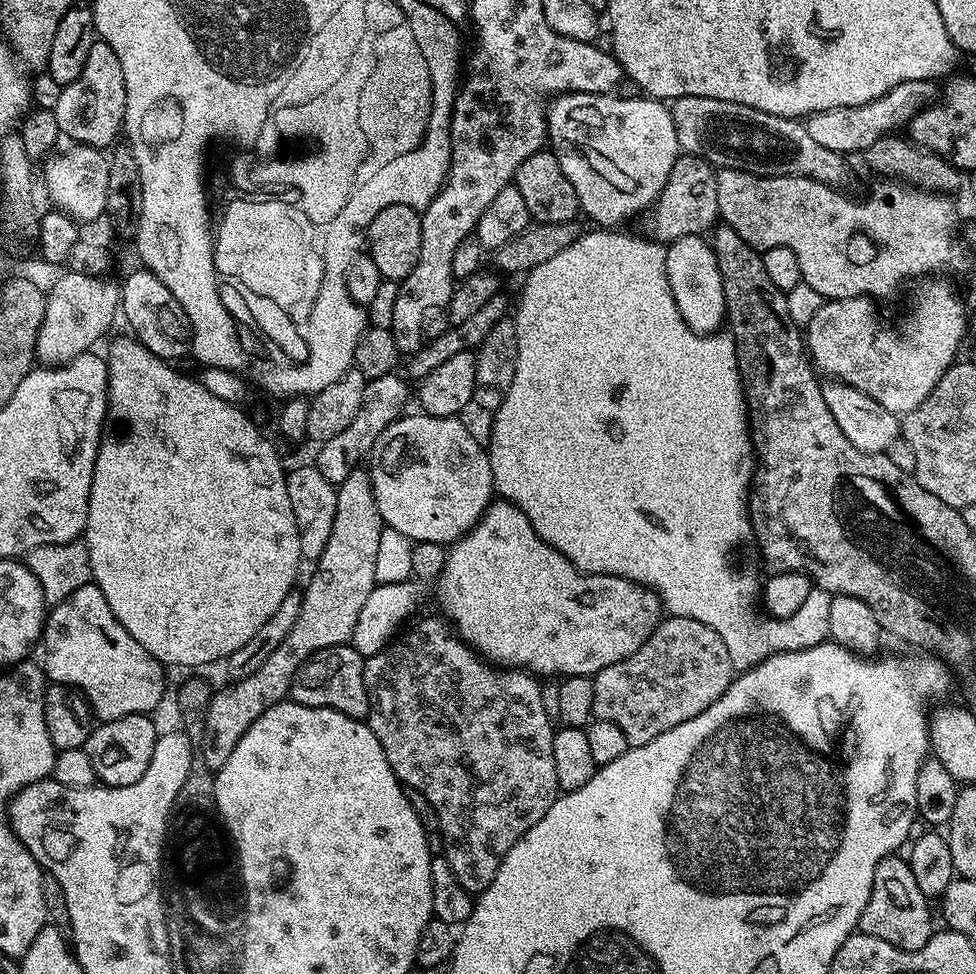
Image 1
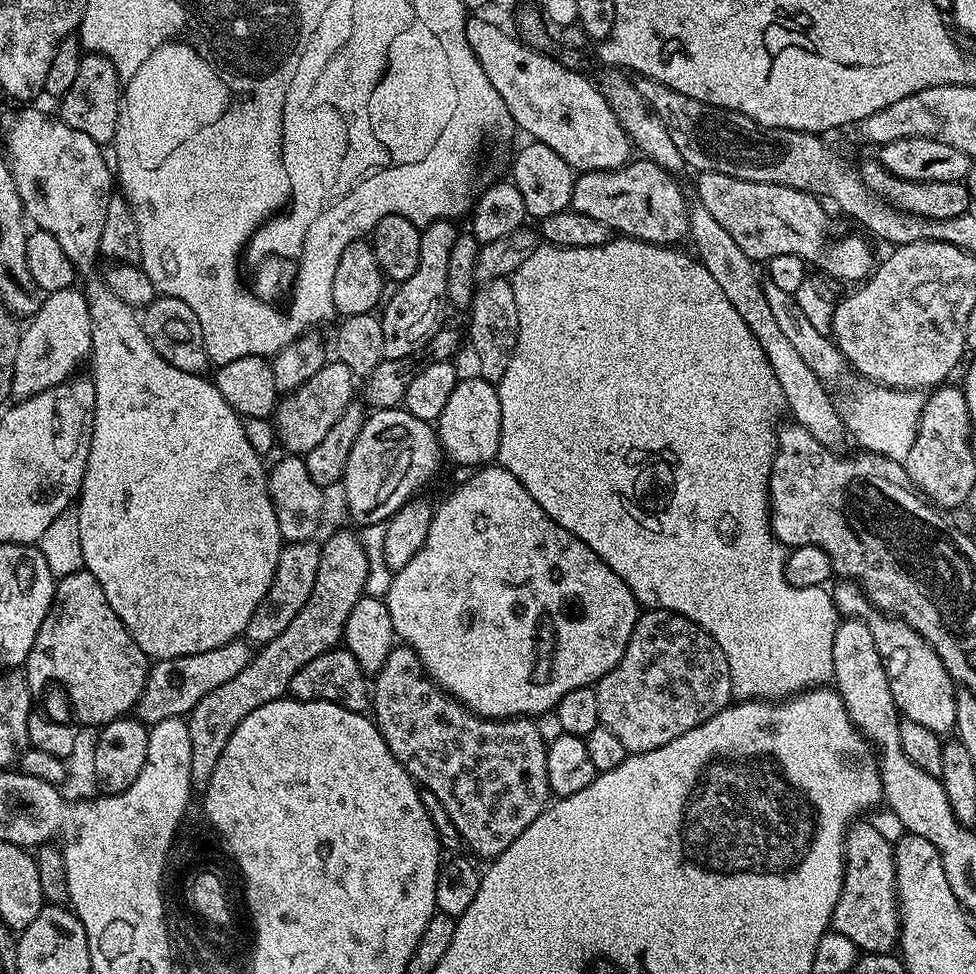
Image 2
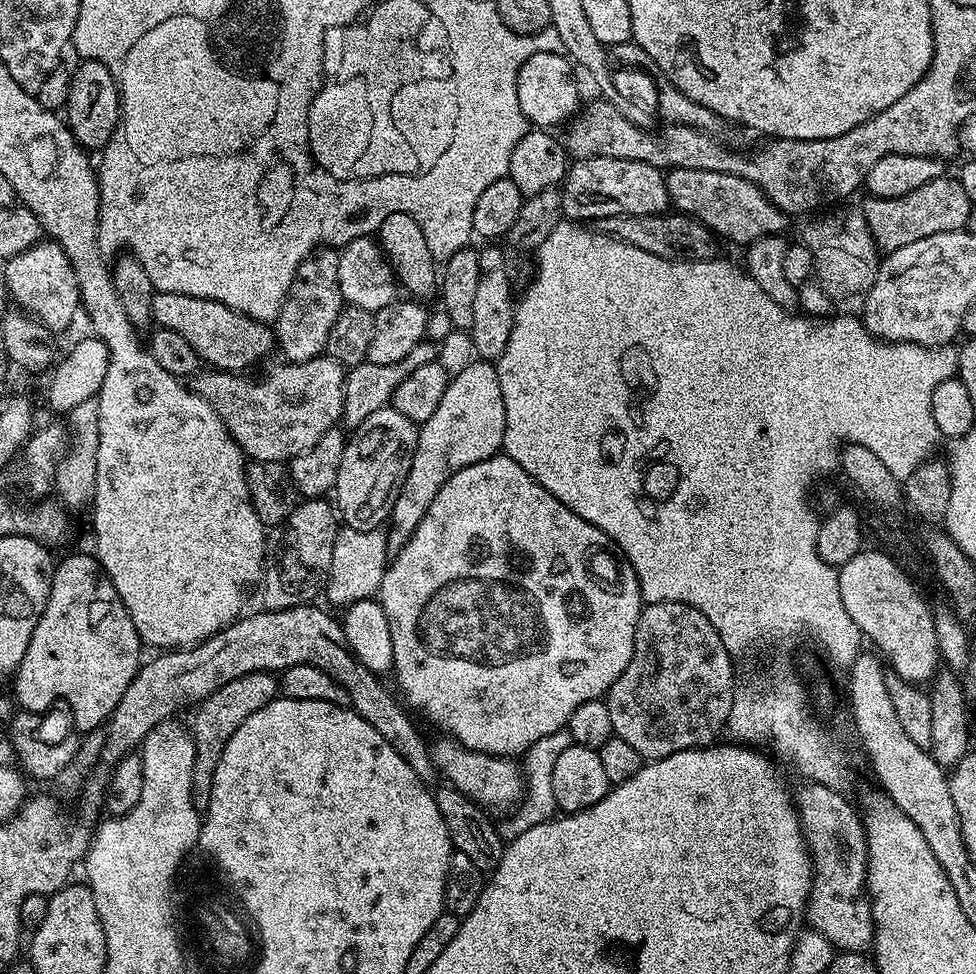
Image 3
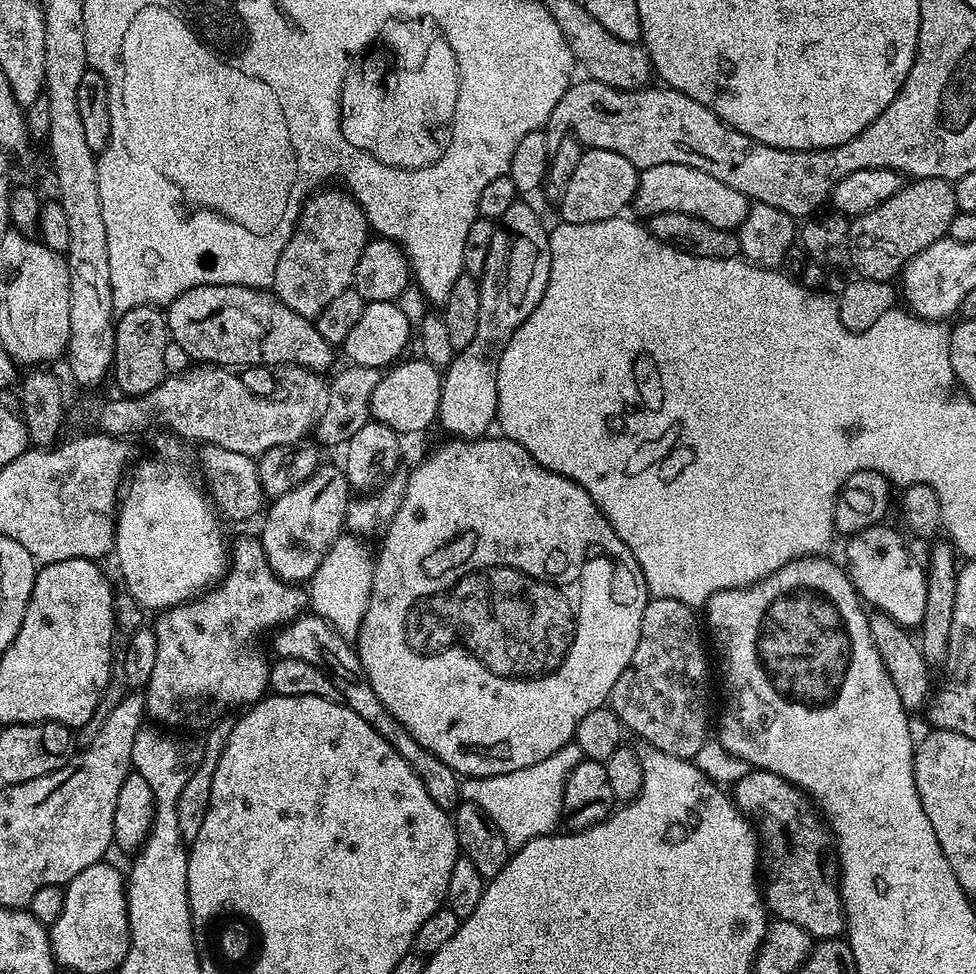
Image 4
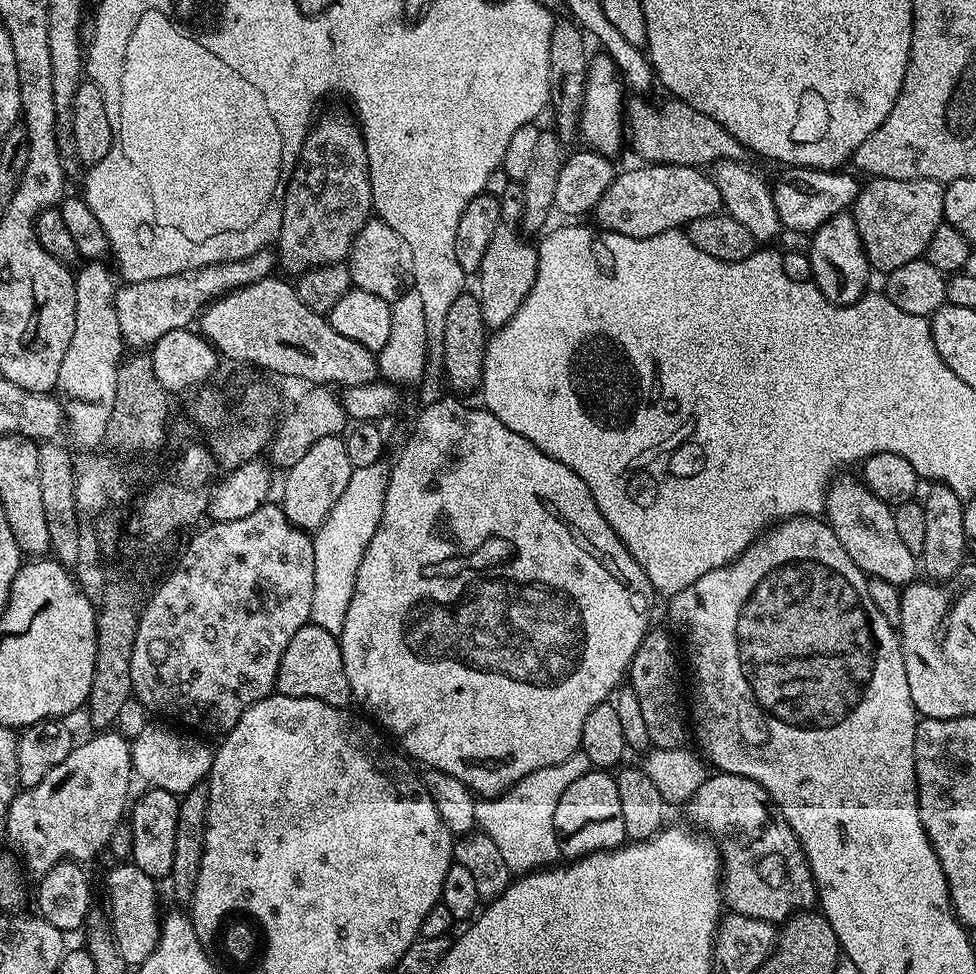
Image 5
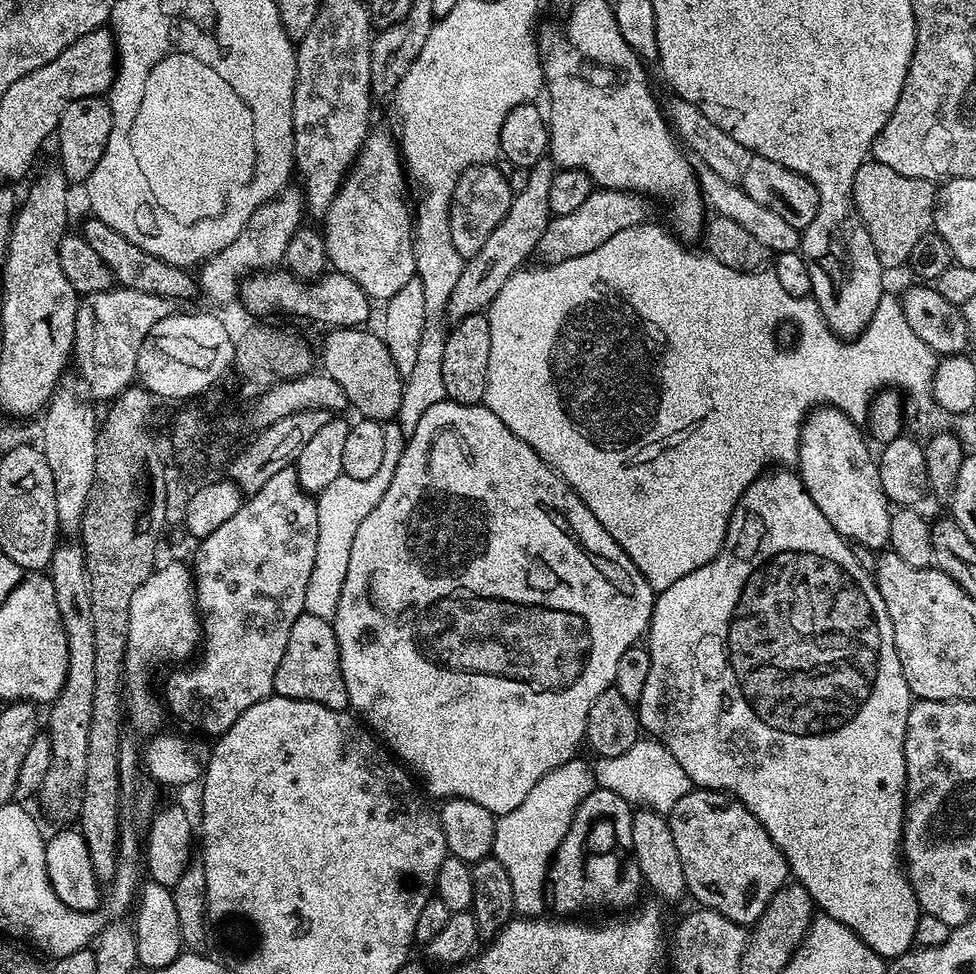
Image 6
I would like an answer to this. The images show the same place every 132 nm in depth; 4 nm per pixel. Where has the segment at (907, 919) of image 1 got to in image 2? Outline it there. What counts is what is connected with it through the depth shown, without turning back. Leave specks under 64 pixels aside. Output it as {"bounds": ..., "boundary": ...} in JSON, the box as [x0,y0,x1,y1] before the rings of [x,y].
{"bounds":[830,823,900,956],"boundary":[[[853,823],[852,827],[848,829],[848,837],[844,839],[844,885],[842,886],[842,894],[838,898],[838,906],[834,906],[830,928],[831,931],[850,938],[850,942],[854,942],[854,946],[861,953],[877,956],[883,952],[891,953],[897,947],[900,939],[900,910],[896,899],[896,850],[893,841],[891,839],[888,841],[874,825],[860,823]]]}

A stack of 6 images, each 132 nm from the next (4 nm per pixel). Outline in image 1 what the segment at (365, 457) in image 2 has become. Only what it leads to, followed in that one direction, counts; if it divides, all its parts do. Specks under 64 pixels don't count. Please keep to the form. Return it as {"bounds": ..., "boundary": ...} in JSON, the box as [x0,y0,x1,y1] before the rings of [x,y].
{"bounds":[366,414,494,546],"boundary":[[[405,414],[400,419],[394,421],[390,426],[386,426],[386,430],[382,430],[382,434],[378,434],[378,442],[374,442],[372,451],[366,460],[368,469],[368,477],[372,483],[374,490],[374,502],[378,502],[378,514],[382,514],[385,525],[399,533],[404,534],[411,542],[419,542],[421,544],[439,544],[441,546],[451,546],[460,540],[476,523],[484,517],[484,512],[488,505],[493,503],[494,489],[492,486],[492,471],[490,470],[490,462],[488,454],[483,443],[476,441],[476,436],[463,424],[460,416],[426,416],[423,414]]]}

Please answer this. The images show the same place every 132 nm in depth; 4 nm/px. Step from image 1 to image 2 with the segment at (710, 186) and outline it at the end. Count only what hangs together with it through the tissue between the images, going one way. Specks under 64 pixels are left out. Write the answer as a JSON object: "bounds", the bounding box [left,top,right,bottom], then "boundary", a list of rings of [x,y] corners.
{"bounds":[571,158,690,246],"boundary":[[[636,158],[622,168],[611,168],[608,172],[581,172],[574,182],[571,211],[581,212],[590,218],[598,218],[598,222],[606,222],[613,233],[631,238],[645,244],[659,244],[661,246],[679,245],[680,239],[688,236],[688,213],[690,211],[689,197],[684,197],[680,184],[673,173],[647,158]]]}

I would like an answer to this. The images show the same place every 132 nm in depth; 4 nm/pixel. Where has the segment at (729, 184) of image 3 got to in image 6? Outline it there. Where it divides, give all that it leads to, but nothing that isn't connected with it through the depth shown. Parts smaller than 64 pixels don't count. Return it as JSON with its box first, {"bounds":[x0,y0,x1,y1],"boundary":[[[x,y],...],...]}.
{"bounds":[535,188,649,264],"boundary":[[[613,188],[593,190],[590,198],[586,198],[586,202],[582,202],[574,214],[562,214],[549,219],[548,228],[542,234],[535,251],[544,255],[544,264],[557,264],[582,254],[590,254],[590,250],[598,250],[602,242],[614,238],[614,234],[645,223],[649,219],[647,203],[649,201],[638,192],[623,192]]]}

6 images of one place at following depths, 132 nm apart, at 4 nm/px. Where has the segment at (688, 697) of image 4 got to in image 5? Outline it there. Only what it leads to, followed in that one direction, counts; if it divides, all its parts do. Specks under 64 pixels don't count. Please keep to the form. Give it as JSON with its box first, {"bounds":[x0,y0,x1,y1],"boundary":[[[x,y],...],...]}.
{"bounds":[626,630,690,748],"boundary":[[[649,630],[642,638],[627,670],[626,684],[634,690],[634,698],[638,698],[649,741],[657,748],[681,747],[685,743],[684,735],[689,735],[690,724],[686,719],[686,696],[680,693],[680,668],[676,665],[676,652],[666,633]]]}

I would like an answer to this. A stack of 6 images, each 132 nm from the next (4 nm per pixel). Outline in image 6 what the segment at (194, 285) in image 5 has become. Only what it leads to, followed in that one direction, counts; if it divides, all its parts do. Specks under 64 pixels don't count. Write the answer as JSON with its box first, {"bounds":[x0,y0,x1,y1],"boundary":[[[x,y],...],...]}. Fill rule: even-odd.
{"bounds":[72,186,306,402],"boundary":[[[289,186],[284,191],[268,200],[242,226],[242,234],[230,242],[221,252],[203,261],[198,268],[198,288],[212,304],[228,304],[237,299],[240,291],[240,281],[243,277],[265,270],[272,270],[283,261],[286,254],[286,246],[290,244],[293,232],[302,227],[302,221],[306,216],[304,194],[299,187]],[[119,286],[83,297],[76,306],[72,347],[74,368],[76,364],[80,371],[83,391],[93,401],[111,402],[133,387],[137,379],[138,350],[142,350],[142,342],[146,342],[146,334],[150,334],[159,320],[173,315],[173,312],[173,301],[164,300],[158,294],[142,294],[142,290]]]}

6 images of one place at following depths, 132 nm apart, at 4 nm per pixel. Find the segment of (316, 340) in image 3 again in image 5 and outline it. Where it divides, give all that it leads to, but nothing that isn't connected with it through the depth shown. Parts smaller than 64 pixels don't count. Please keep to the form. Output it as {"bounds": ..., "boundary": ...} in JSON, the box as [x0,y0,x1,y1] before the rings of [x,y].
{"bounds":[278,112,374,278],"boundary":[[[344,112],[322,116],[308,131],[284,195],[278,264],[292,278],[313,268],[344,264],[354,238],[374,212],[366,146],[359,123]]]}

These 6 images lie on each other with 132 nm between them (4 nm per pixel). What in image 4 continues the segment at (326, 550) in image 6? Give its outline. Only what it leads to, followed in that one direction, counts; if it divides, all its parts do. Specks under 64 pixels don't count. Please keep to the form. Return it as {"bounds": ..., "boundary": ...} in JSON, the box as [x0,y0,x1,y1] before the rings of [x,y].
{"bounds":[308,534,374,643],"boundary":[[[342,534],[332,544],[308,586],[311,611],[327,621],[337,636],[348,643],[353,643],[360,632],[373,590],[374,558],[362,543],[355,535]]]}

